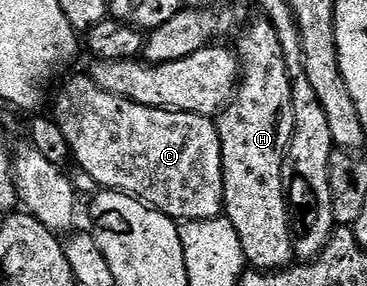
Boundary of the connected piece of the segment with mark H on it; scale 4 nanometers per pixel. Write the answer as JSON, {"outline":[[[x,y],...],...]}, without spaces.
{"outline":[[[259,18],[244,33],[241,31],[238,59],[242,75],[232,103],[215,121],[222,146],[222,174],[224,175],[223,215],[238,230],[238,242],[242,242],[245,261],[256,270],[283,270],[293,263],[293,233],[290,231],[289,203],[285,197],[282,176],[288,148],[294,134],[294,102],[290,90],[290,78],[278,42],[278,30],[267,18]]]}

